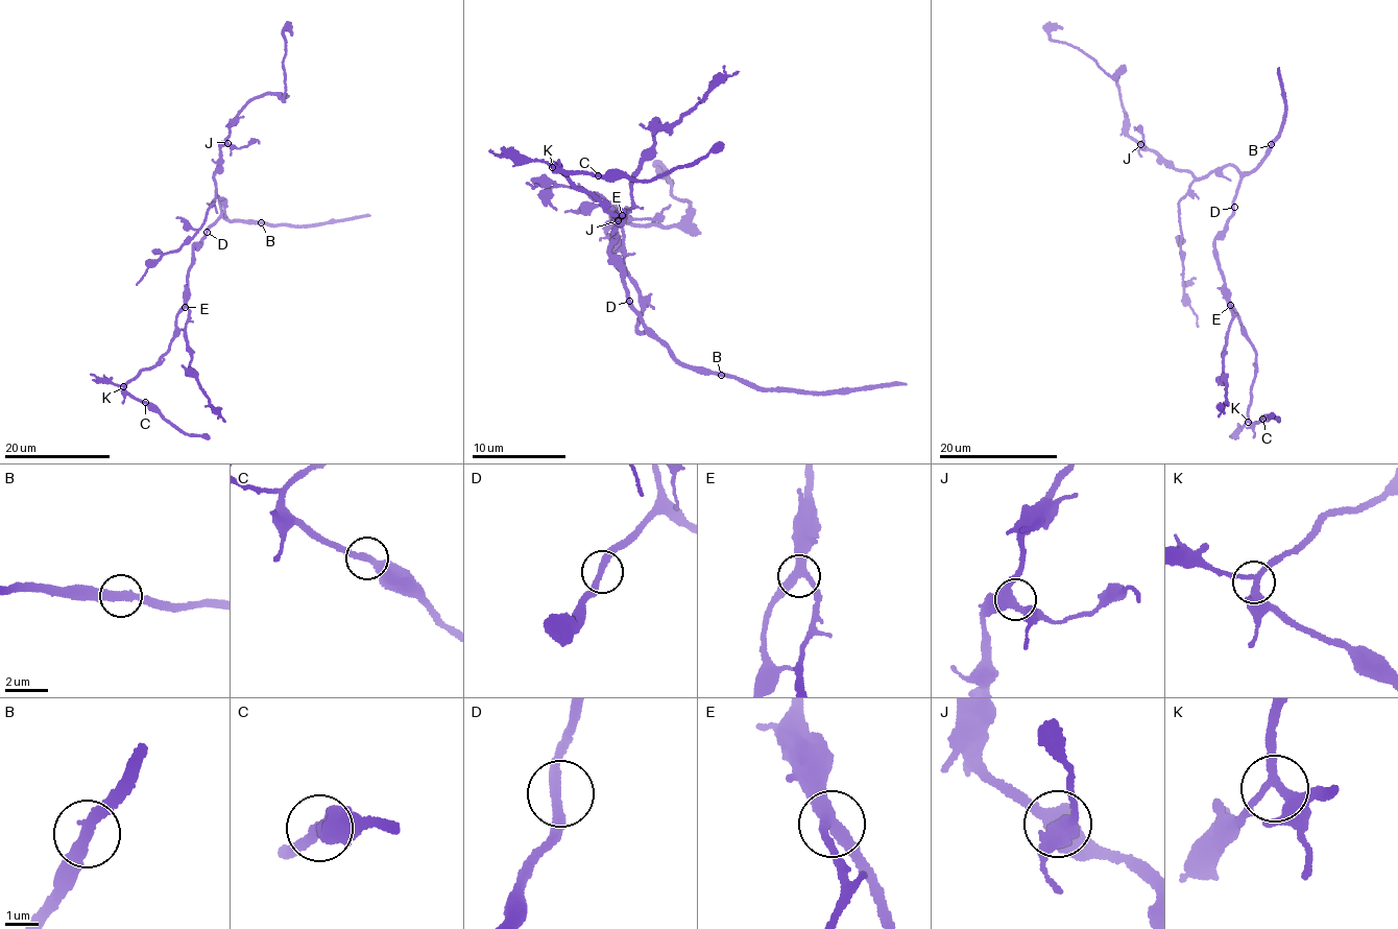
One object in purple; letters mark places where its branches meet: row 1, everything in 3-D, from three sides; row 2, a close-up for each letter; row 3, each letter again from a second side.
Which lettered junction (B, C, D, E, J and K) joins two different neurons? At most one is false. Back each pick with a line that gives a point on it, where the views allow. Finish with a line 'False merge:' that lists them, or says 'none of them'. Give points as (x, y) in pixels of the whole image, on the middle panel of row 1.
False merge: none of them

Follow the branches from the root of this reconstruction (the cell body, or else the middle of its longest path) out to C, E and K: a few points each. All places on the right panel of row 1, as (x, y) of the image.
C: (1232, 206), (1226, 229), (1214, 241), (1214, 258), (1224, 295), (1256, 355), (1247, 418), (1262, 419)
E: (1232, 206), (1226, 229), (1214, 241), (1214, 258), (1224, 280), (1224, 295), (1230, 305)
K: (1232, 206), (1226, 229), (1214, 241), (1214, 258), (1224, 280), (1224, 295), (1256, 355), (1248, 422)

